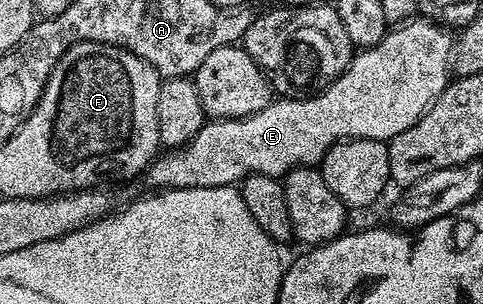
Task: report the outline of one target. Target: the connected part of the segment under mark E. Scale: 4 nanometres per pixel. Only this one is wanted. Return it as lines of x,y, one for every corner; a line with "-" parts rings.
421,16
407,22
402,22
401,25
392,27
392,29
385,33
383,40
379,40
379,44
358,49
350,60
349,67
325,90
321,90
317,94
310,94
304,98
278,97
276,100
270,102
267,108
263,108
259,112
255,112
246,118
219,118
206,121
205,126
199,128
199,132
195,132
195,136
190,139
188,143
176,149
170,149
168,152
158,153
157,157
149,163
143,174
143,178
149,181
150,184
153,185
152,189
157,192
162,190
178,190
179,188
237,186
244,178
252,174
262,174
263,176
280,179
282,176
288,174
289,171
298,169
301,166
317,166
323,160
326,152
332,148
336,142
345,142
348,138
366,138
367,140
388,143
389,139
399,136
399,132
407,132
407,128
411,128
411,124
415,124
420,120
420,118
429,111
434,100
437,99
437,97
444,92
445,87
449,85
451,81
453,43
455,41
454,35
451,36
449,34
452,33
450,33
446,27
432,20
426,20

